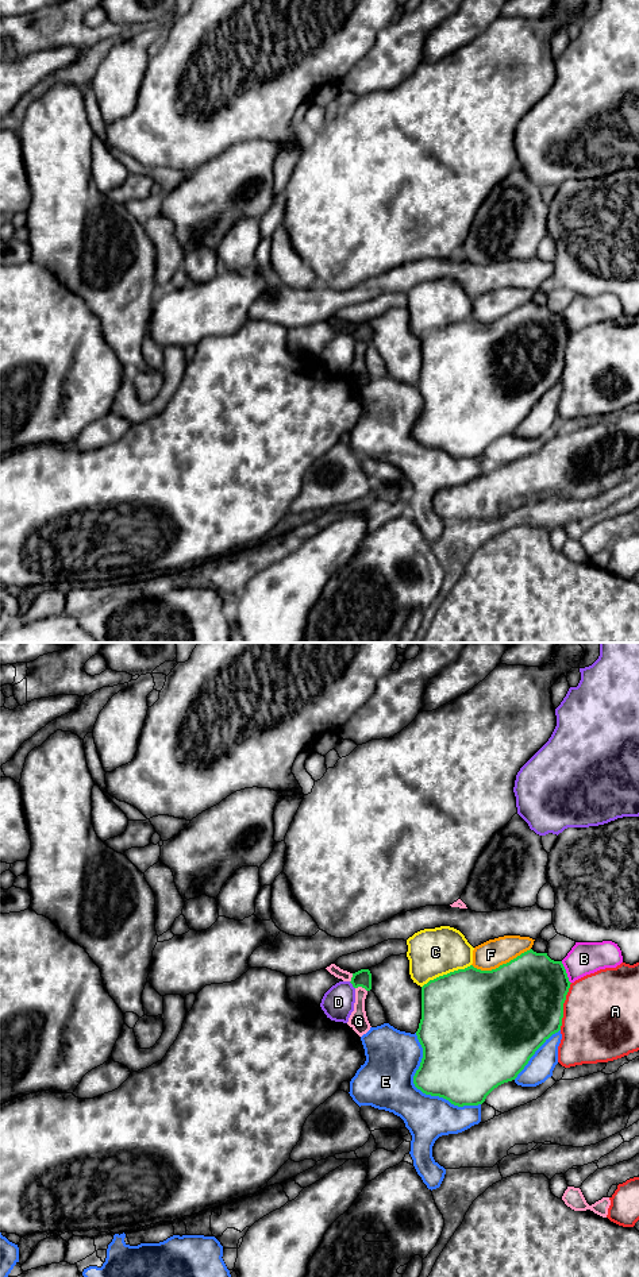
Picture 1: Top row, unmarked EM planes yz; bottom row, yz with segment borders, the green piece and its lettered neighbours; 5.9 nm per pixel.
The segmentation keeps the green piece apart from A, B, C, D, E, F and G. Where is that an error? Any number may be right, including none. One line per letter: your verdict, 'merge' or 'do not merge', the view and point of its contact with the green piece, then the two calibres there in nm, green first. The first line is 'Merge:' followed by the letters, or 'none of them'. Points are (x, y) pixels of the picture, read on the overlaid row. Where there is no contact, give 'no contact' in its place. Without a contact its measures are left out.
Merge: none of them
A: do not merge; meets green in yz at (562, 1006); 500 nm thick on the green side, 460 nm on the other
B: do not merge; meets green in yz at (565, 972); 440 nm thick on the green side, 190 nm on the other
C: do not merge; meets green in yz at (447, 973); 500 nm thick on the green side, 280 nm on the other
D: do not merge; meets green in yz at (353, 986); 100 nm thick on the green side, 190 nm on the other
E: do not merge; meets green in yz at (422, 1091); 400 nm thick on the green side, 340 nm on the other
F: do not merge; meets green in yz at (500, 965); 500 nm thick on the green side, 170 nm on the other
G: do not merge; meets green in yz at (361, 986); 100 nm thick on the green side, 110 nm on the other

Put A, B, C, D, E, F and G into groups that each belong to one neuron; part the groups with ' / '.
A / B / C / D / E G / F

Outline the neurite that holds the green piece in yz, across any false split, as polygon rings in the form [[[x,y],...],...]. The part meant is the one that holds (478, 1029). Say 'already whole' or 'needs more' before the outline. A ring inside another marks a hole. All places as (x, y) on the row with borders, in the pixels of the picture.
already whole | [[[532,949],[492,971],[473,965],[421,987],[421,1019],[416,1031],[423,1058],[413,1084],[451,1104],[478,1106],[499,1085],[512,1081],[535,1052],[561,1030],[570,981],[562,961]]]

